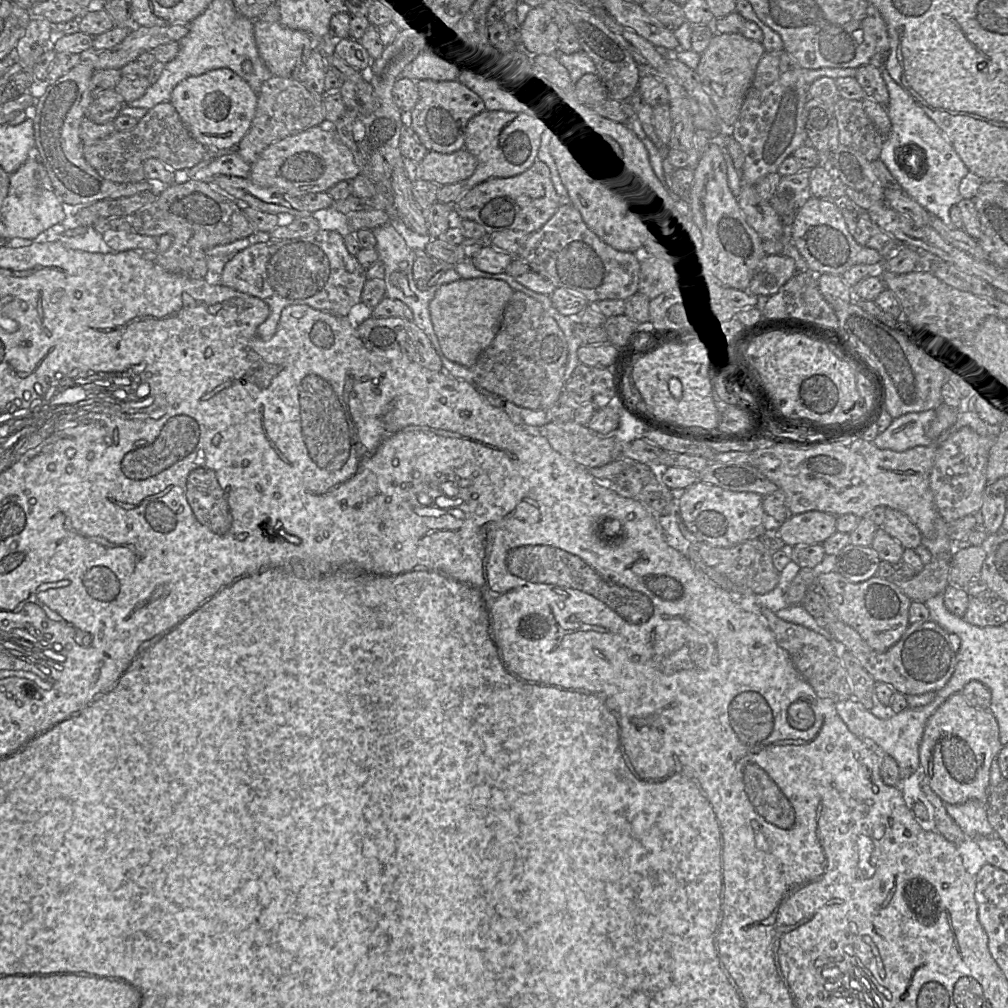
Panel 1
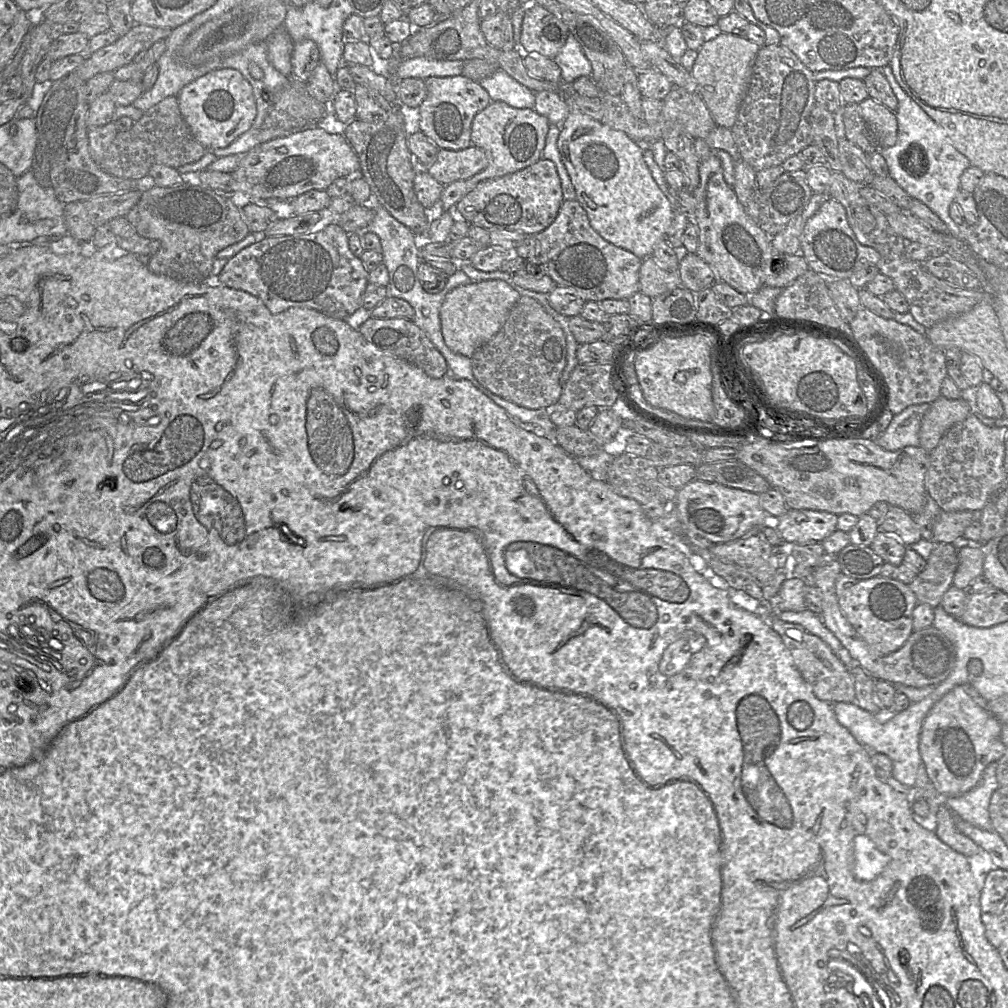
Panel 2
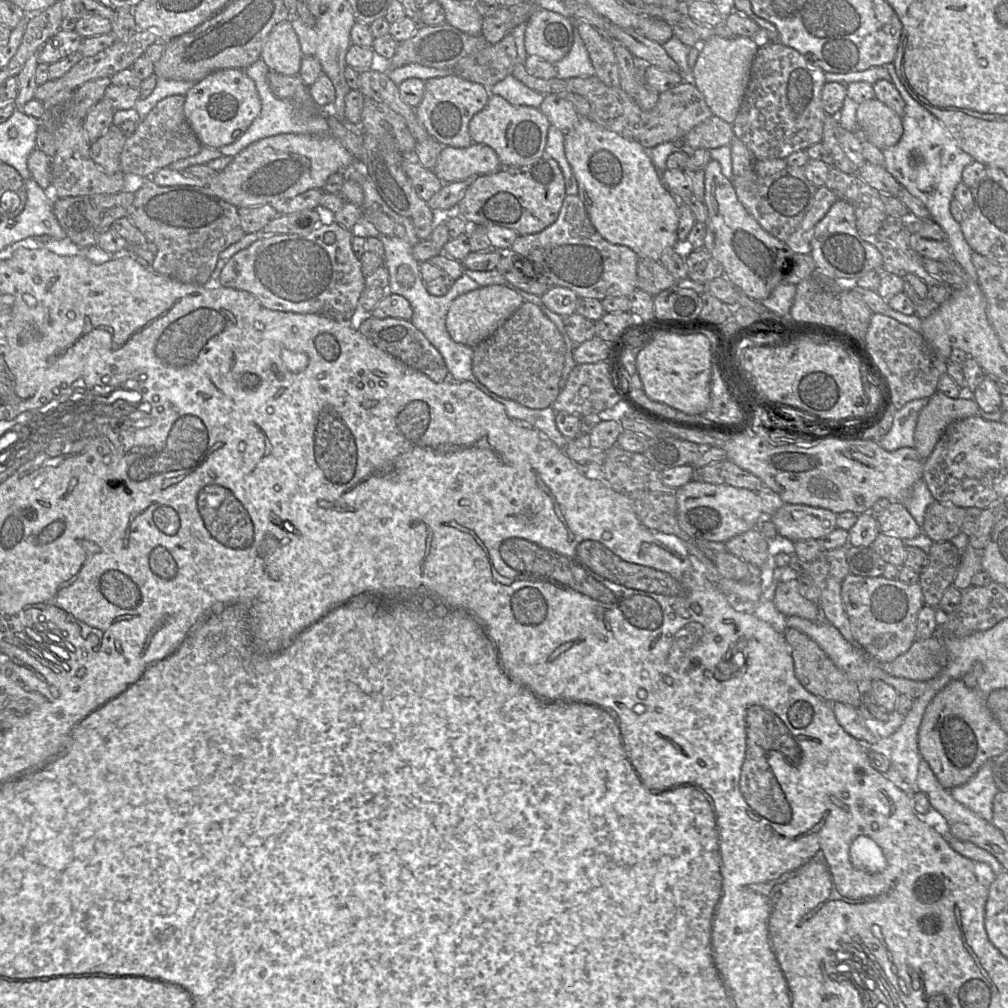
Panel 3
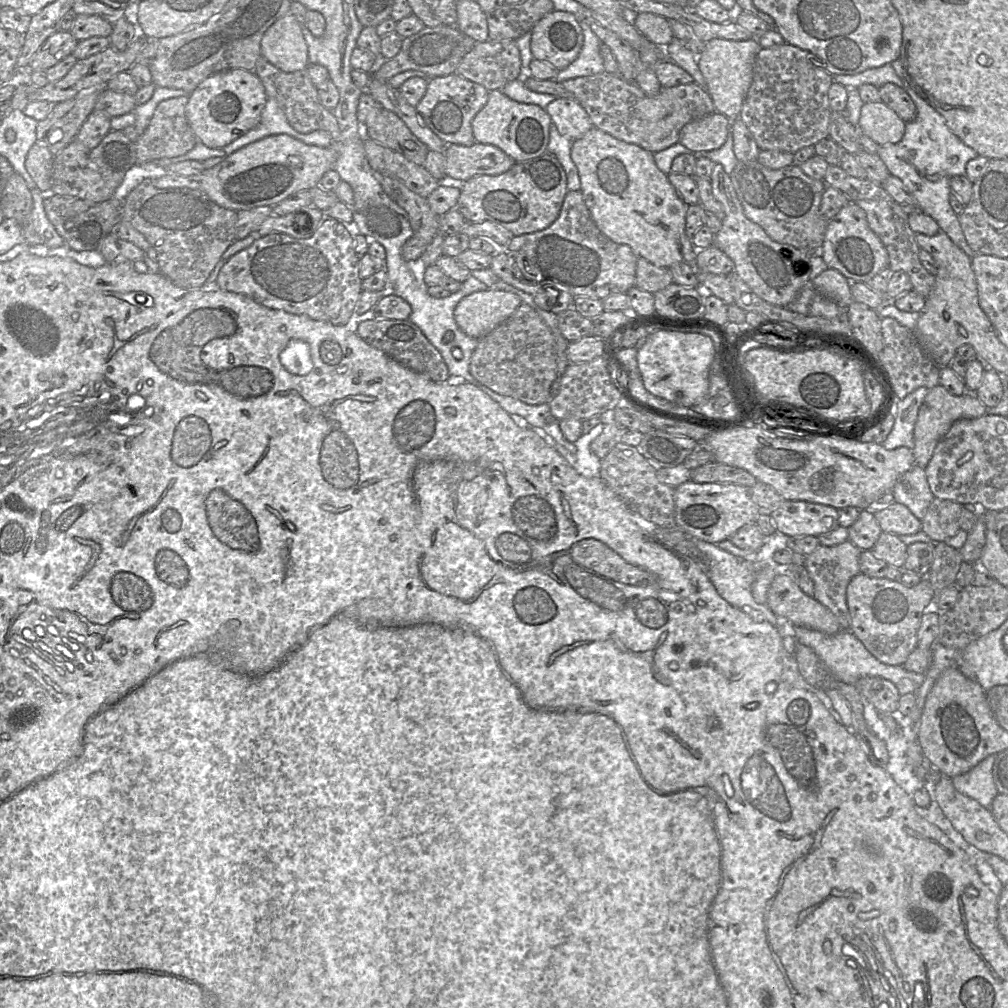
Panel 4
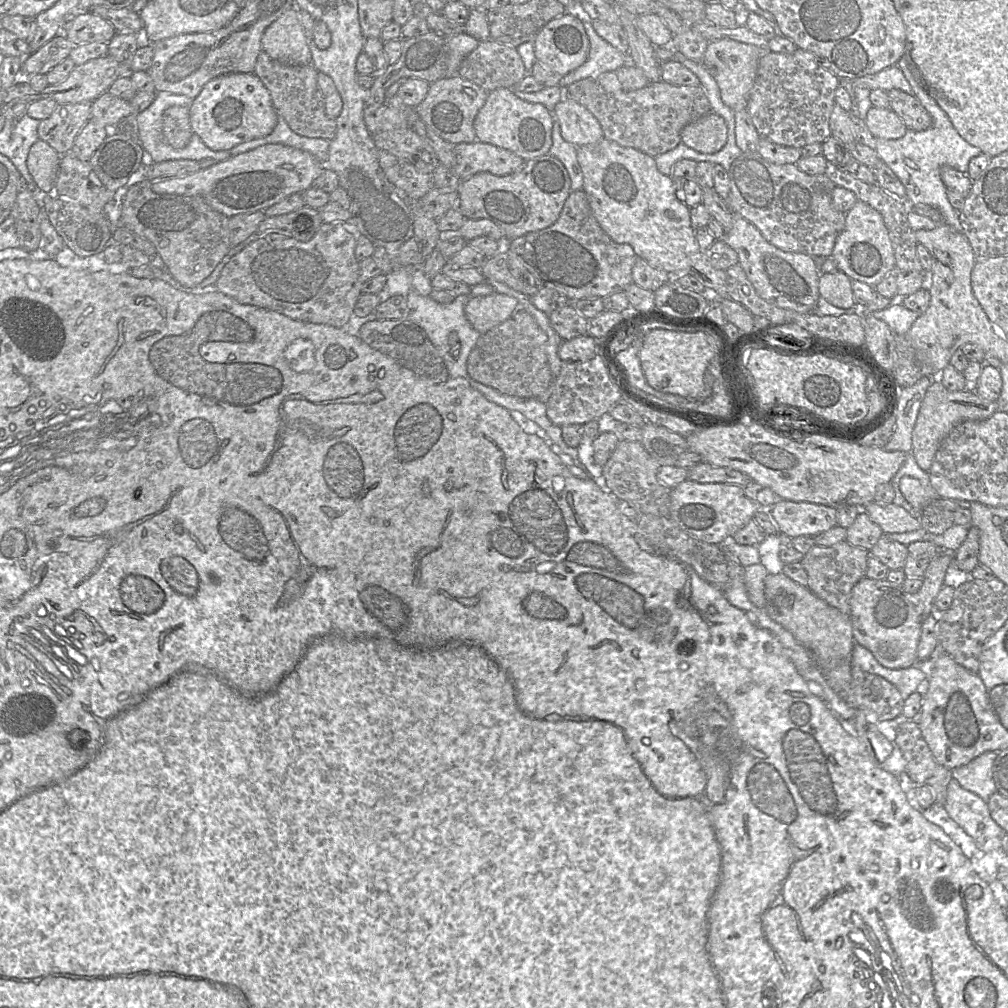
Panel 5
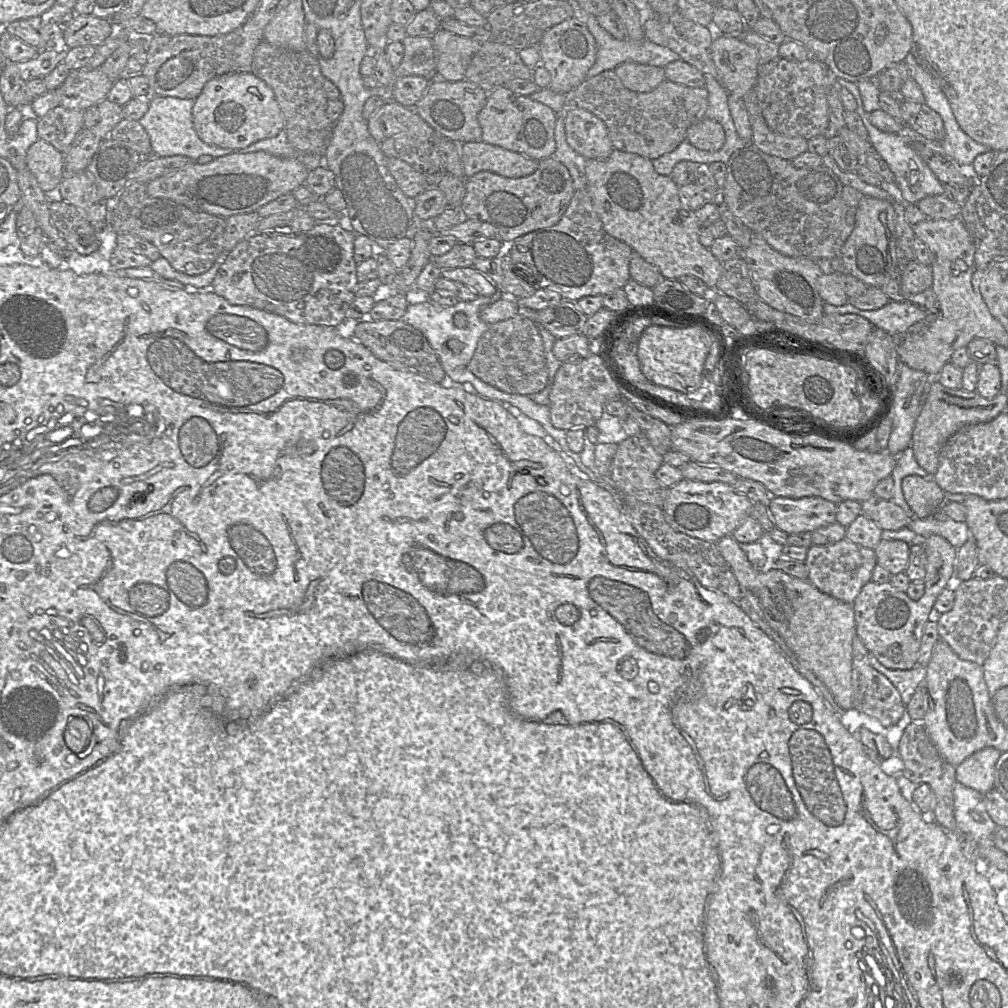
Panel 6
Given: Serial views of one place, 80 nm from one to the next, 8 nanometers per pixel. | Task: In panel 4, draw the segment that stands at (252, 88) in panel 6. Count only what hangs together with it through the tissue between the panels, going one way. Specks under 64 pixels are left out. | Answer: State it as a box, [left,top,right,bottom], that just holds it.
[185,69,266,148]

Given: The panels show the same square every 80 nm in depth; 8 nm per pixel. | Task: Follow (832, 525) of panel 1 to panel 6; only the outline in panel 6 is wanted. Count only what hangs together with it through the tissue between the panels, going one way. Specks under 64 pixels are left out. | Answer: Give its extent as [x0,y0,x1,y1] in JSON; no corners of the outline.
[767,497,837,535]

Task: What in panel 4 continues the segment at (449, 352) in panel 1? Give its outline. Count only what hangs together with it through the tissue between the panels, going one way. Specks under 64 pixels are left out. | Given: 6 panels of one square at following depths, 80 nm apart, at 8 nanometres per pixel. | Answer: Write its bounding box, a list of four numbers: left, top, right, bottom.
[454,290,522,340]

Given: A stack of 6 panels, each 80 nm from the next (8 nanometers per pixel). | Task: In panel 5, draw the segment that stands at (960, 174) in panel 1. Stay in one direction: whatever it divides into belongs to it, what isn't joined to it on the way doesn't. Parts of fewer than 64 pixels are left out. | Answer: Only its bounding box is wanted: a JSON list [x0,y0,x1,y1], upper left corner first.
[876,58,981,232]

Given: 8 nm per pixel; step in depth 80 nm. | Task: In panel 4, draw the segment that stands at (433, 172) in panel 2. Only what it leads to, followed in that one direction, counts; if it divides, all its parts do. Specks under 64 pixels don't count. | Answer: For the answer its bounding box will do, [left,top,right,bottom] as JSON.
[444,142,516,184]

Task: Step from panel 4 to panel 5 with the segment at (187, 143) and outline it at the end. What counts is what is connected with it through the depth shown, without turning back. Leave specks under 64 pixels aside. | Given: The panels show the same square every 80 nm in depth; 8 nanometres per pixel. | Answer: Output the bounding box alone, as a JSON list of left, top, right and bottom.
[162,105,194,149]

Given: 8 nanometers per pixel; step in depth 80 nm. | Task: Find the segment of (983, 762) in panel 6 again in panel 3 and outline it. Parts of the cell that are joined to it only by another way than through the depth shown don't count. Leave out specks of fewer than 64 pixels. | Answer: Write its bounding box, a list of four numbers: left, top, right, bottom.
[950,760,999,822]

